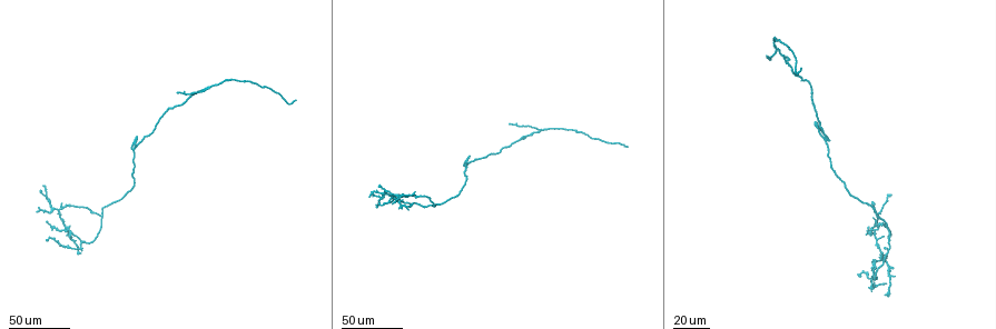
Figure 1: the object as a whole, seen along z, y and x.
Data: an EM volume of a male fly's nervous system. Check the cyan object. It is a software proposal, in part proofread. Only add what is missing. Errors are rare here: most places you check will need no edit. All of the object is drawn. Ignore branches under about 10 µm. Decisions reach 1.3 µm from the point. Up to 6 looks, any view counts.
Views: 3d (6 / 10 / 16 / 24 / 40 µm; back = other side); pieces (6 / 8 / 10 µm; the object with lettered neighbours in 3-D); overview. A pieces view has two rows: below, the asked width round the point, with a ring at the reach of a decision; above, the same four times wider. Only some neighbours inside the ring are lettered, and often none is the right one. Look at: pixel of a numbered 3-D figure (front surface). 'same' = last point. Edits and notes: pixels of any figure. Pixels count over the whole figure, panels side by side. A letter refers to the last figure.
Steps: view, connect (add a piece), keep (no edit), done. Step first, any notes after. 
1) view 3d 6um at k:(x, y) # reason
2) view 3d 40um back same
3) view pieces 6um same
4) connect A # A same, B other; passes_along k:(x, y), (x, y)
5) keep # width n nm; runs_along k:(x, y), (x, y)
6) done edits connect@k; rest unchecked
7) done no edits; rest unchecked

view 3d 40um at 1:(799, 68) # long arm stops here

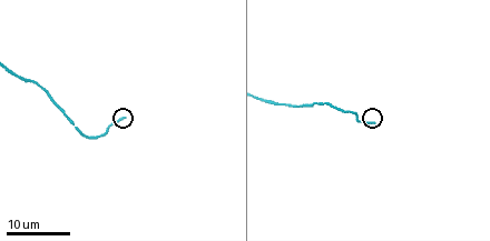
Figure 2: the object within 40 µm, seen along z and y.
view pieces 6um at 2:(373, 122) # what lies round it

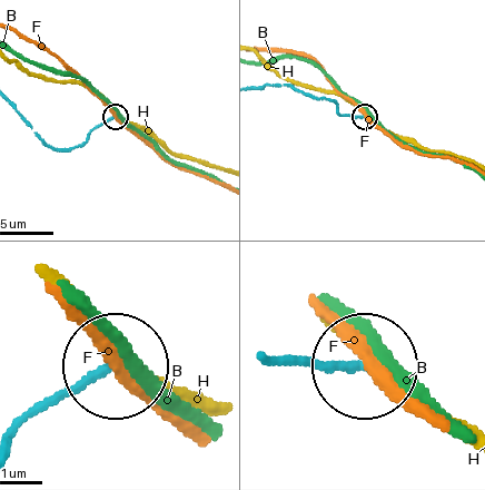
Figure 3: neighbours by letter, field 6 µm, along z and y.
keep # B other, F other, H other; runs_along 3:(11, 432), (114, 372); no lettered piece goes on from it

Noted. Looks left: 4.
view 3d 40um at 1:(176, 91) # branch stops here

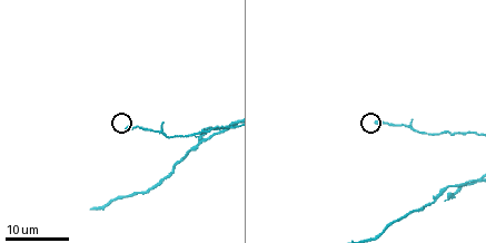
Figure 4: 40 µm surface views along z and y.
view pieces 8um at 4:(124, 128)

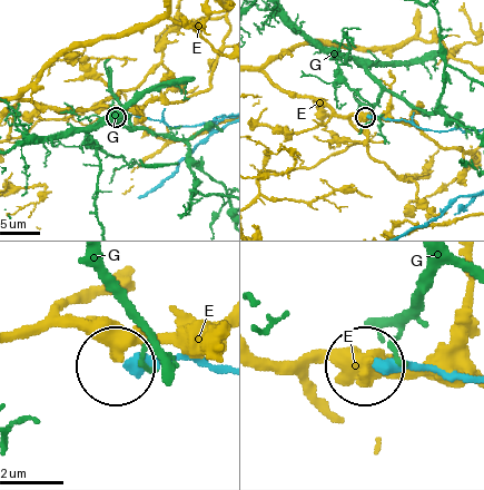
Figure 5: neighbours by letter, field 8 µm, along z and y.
keep # width 410 nm; E other, G other; runs_along 5:(216, 373), (184, 360), (122, 364); none of them fits

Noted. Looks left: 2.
view 3d 40um at 1:(47, 222) # free end

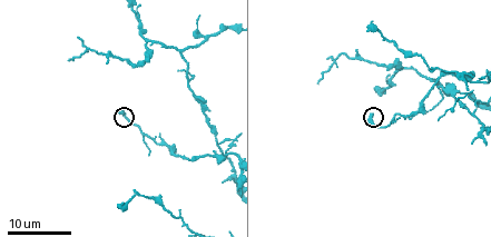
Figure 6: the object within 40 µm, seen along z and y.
view pieces 6um at 6:(372, 114)

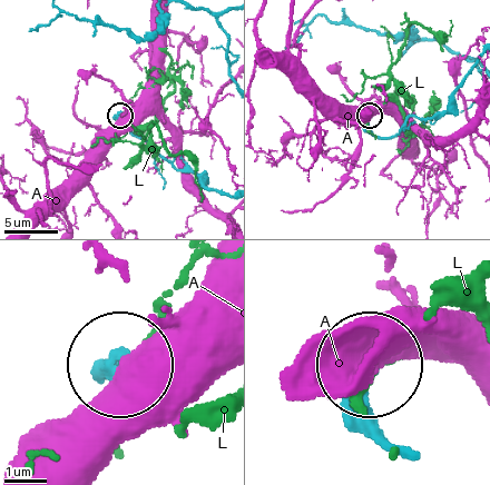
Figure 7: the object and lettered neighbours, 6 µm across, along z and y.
keep # A other, L other; none of them fits

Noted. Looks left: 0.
done no edits; rest unchecked

